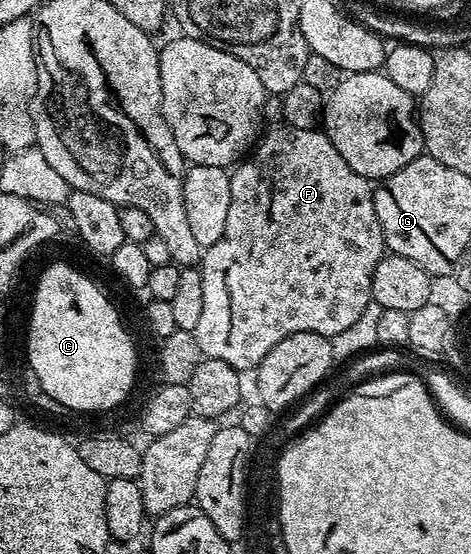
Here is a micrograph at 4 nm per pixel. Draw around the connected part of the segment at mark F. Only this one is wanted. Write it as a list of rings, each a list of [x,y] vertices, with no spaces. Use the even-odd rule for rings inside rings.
[[[280,126],[280,128],[273,129],[267,137],[265,136],[254,145],[250,155],[240,159],[234,165],[231,172],[229,218],[225,218],[225,234],[221,234],[221,238],[216,244],[212,248],[206,249],[201,256],[205,303],[201,309],[203,317],[197,321],[194,331],[197,346],[201,346],[206,359],[229,362],[229,366],[233,366],[241,374],[246,373],[246,368],[248,370],[258,368],[259,363],[265,358],[265,354],[269,354],[269,350],[273,350],[273,346],[277,346],[277,342],[281,342],[281,338],[289,338],[289,334],[312,332],[330,338],[341,334],[341,330],[346,330],[365,311],[365,306],[373,303],[371,298],[373,270],[377,270],[377,262],[381,262],[381,258],[385,254],[381,222],[377,222],[375,190],[372,181],[357,174],[357,170],[353,170],[349,166],[349,162],[345,162],[345,158],[341,158],[341,154],[337,154],[337,146],[333,146],[326,131],[297,130]]]

